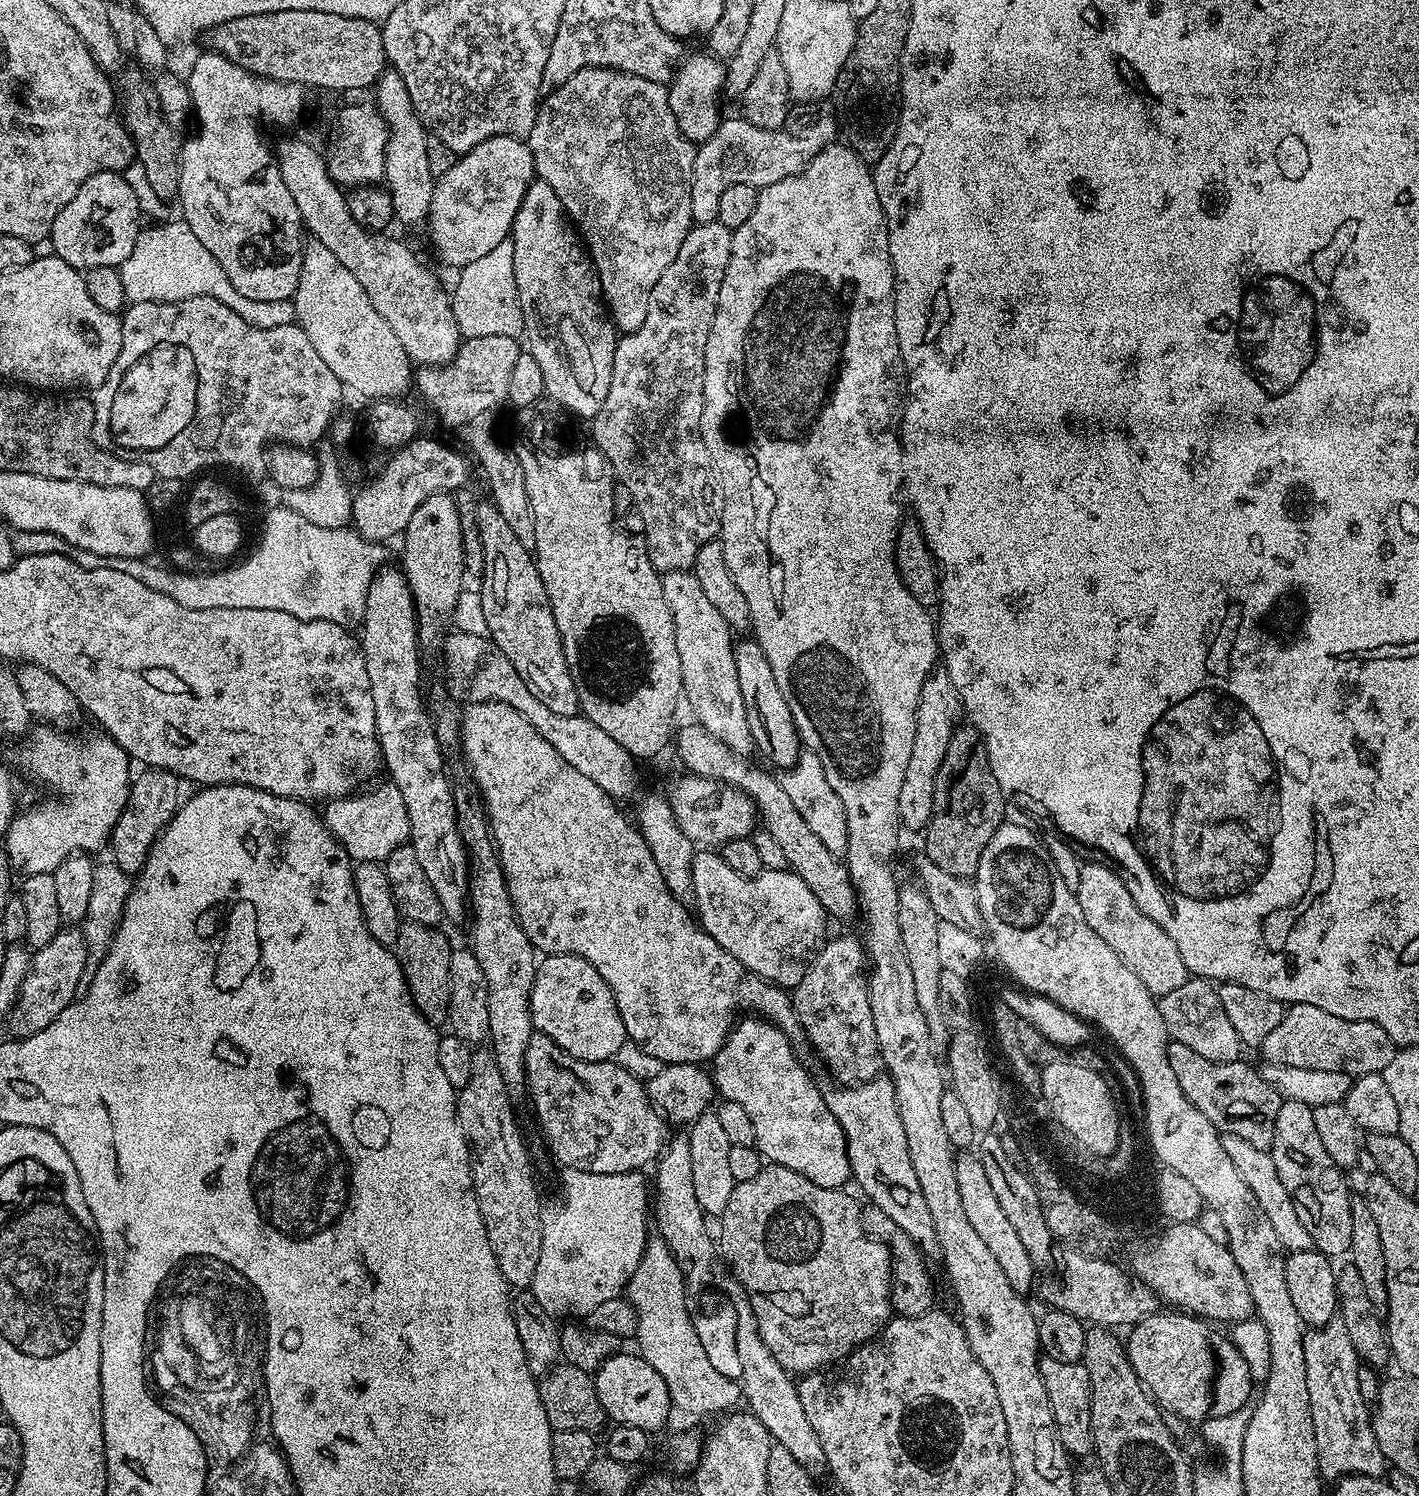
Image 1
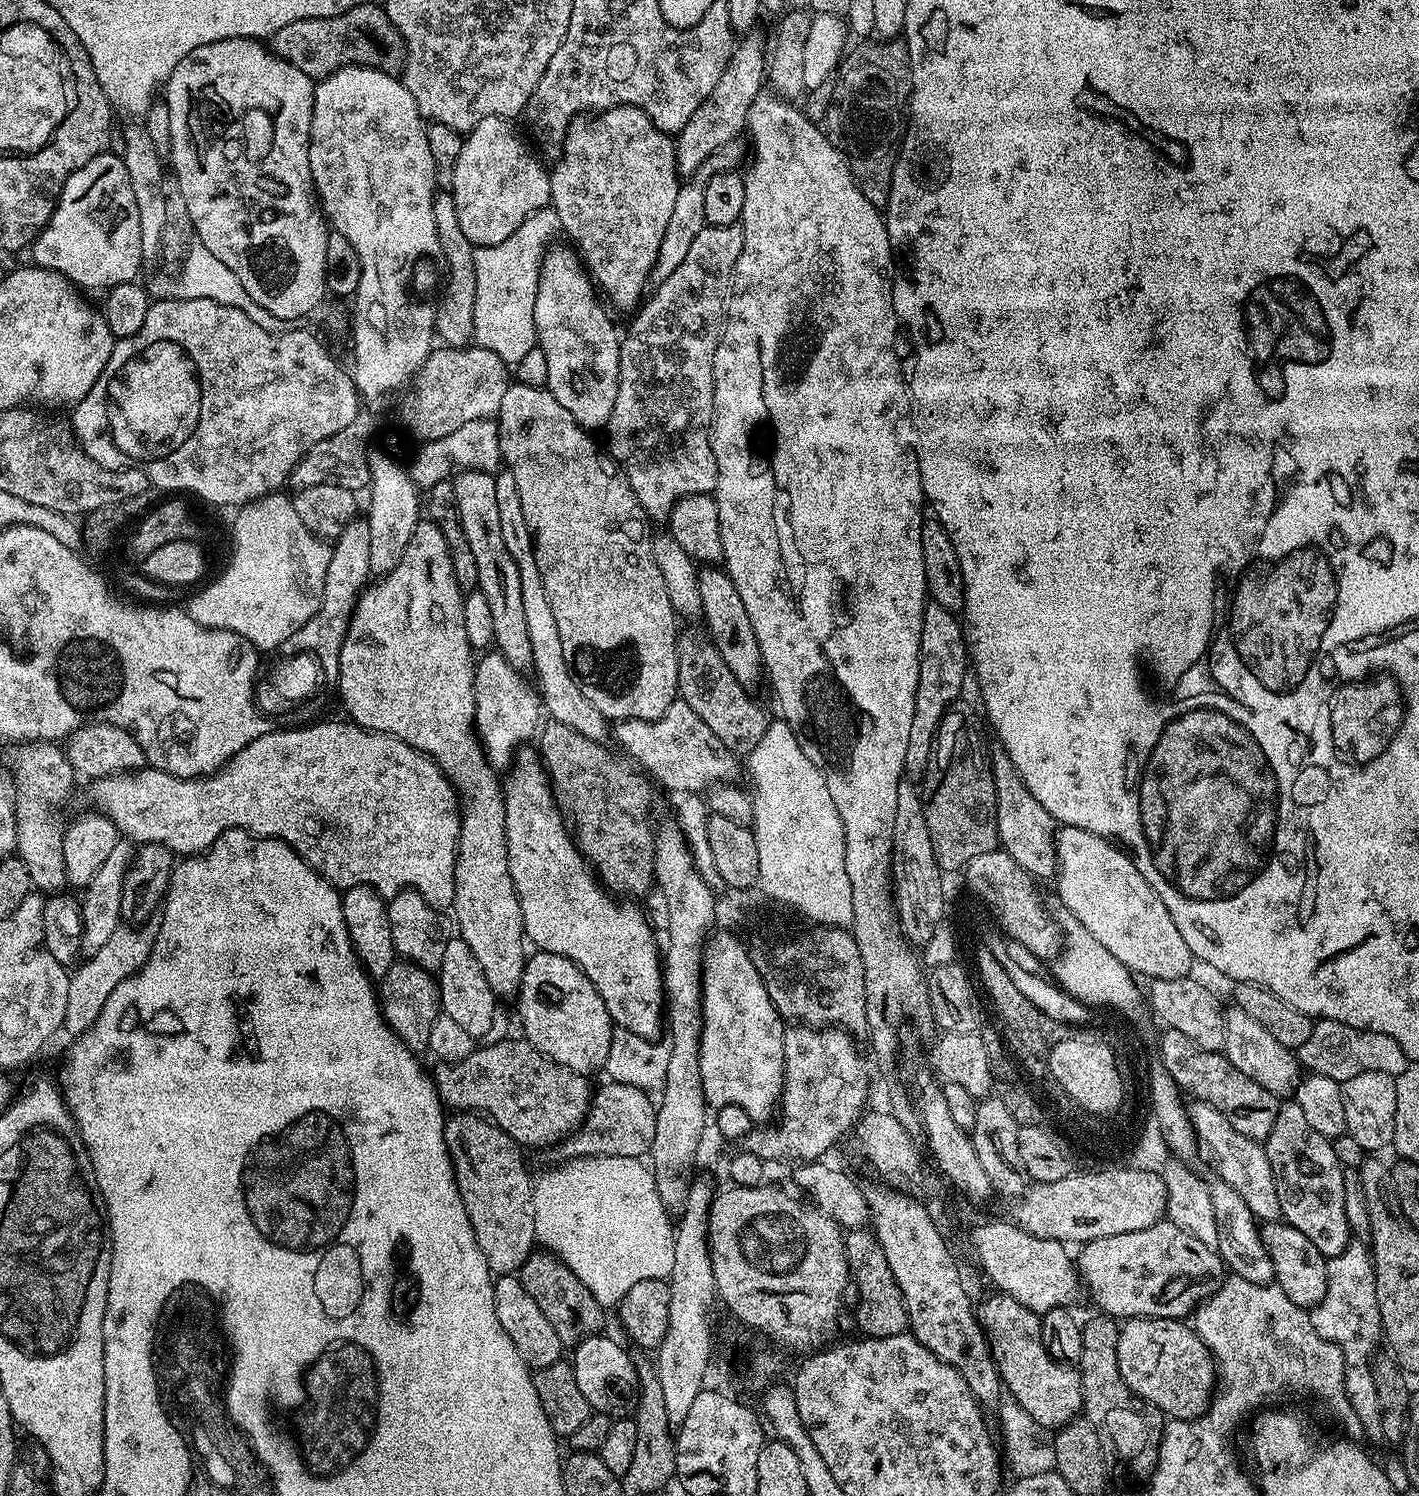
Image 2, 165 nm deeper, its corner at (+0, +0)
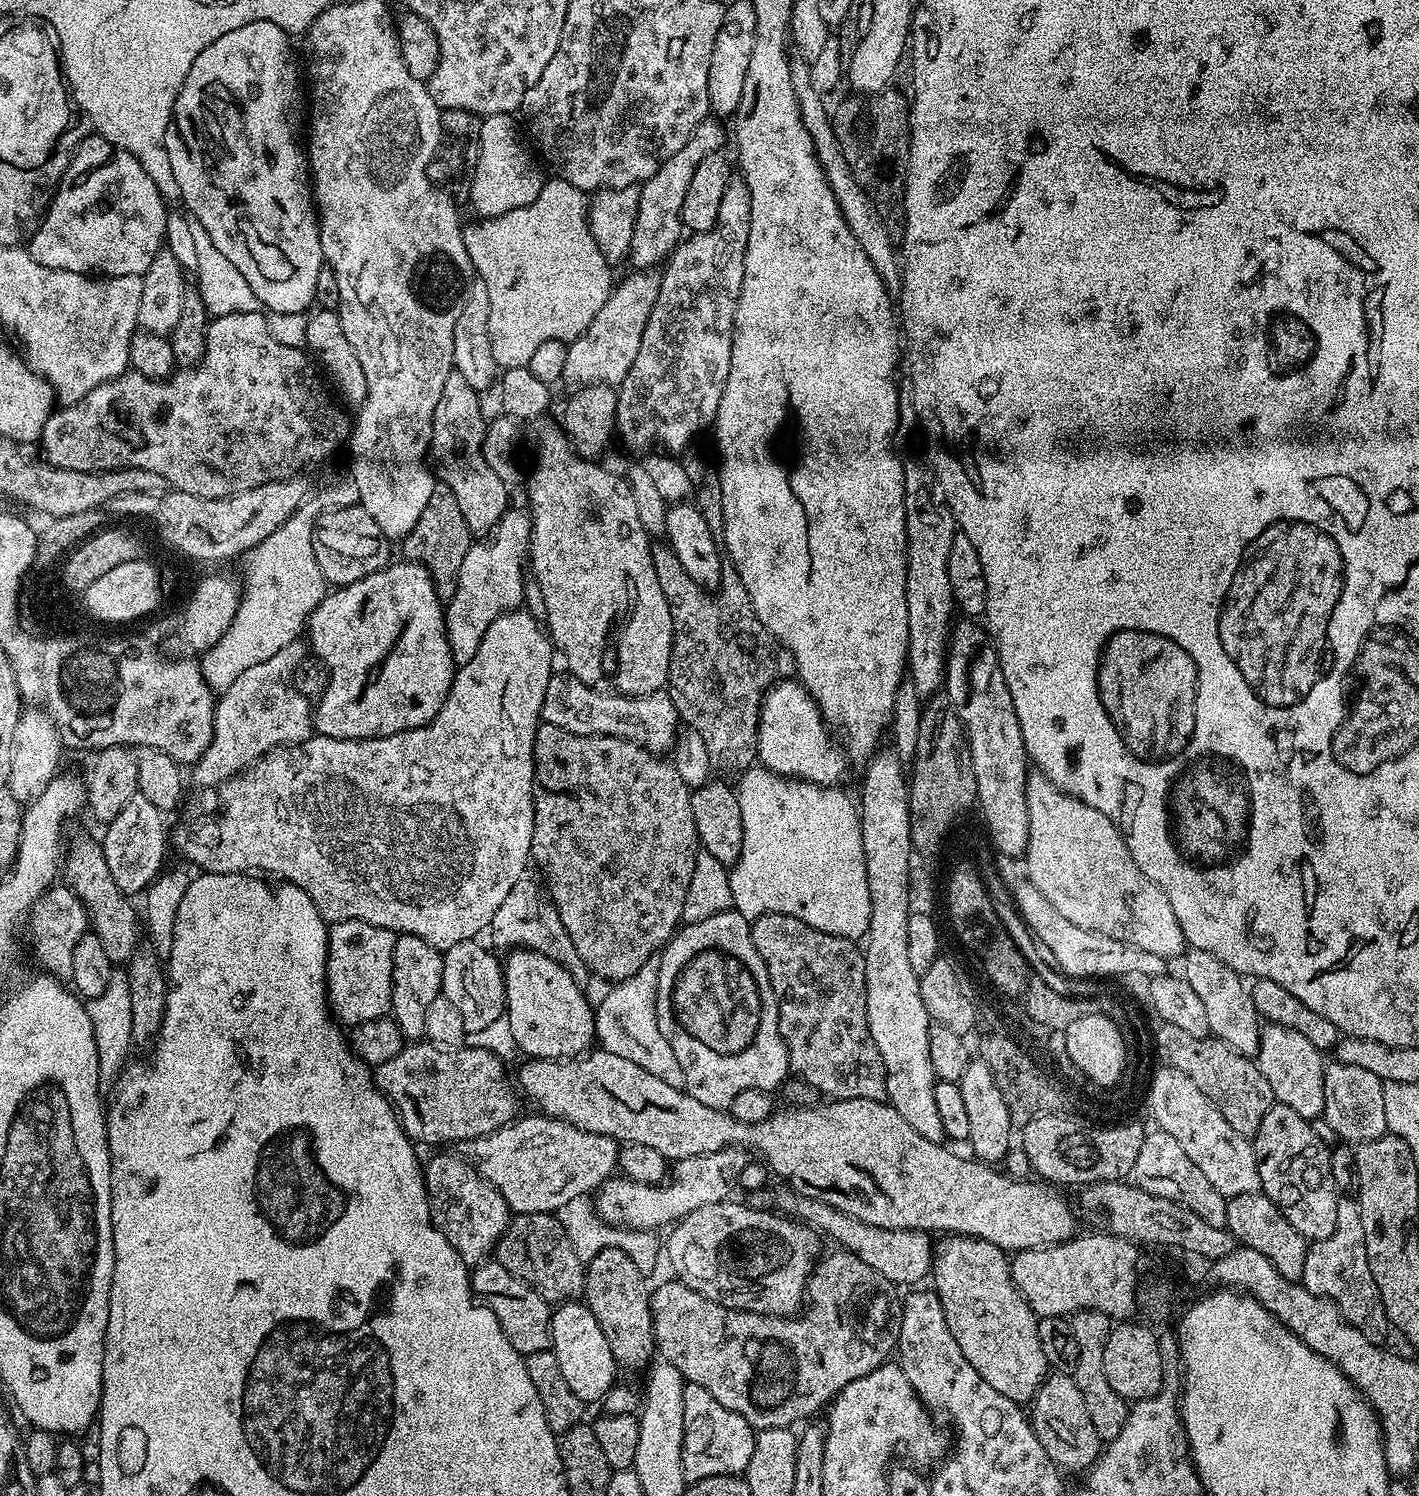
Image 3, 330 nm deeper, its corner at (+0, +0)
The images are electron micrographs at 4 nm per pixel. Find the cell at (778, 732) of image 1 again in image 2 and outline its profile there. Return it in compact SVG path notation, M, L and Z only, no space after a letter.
M704 566L697 571L698 594L702 594L702 621L706 635L713 646L722 654L722 662L730 666L730 672L742 687L751 689L752 684L759 682L765 675L764 659L758 646L758 638L754 634L754 626L750 626L750 614L746 610L742 598L738 595L738 586L729 578L727 571L720 566Z

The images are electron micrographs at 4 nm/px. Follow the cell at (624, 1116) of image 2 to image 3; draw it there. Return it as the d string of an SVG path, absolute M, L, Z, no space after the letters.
M521 1115L506 1127L466 1144L472 1167L498 1189L513 1213L556 1214L572 1199L595 1193L617 1171L621 1145L614 1137L582 1130L554 1116L531 1115Z

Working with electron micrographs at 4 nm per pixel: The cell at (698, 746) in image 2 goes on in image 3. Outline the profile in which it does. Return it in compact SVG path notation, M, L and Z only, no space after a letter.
M564 670L557 671L550 678L546 698L542 698L540 718L543 723L558 726L570 734L622 738L657 754L671 753L678 735L676 707L667 691L651 692L645 696L621 696L611 690L584 684Z

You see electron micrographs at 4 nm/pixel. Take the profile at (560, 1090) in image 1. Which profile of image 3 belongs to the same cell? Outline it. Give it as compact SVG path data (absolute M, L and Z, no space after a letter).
M412 1042L409 1043L398 1054L394 1054L394 1058L390 1058L390 1062L382 1062L374 1072L374 1079L376 1087L387 1098L396 1109L396 1117L400 1120L400 1125L404 1127L404 1133L412 1139L417 1145L423 1144L440 1144L436 1146L444 1146L447 1140L461 1140L467 1142L475 1140L477 1136L485 1136L491 1132L496 1132L499 1128L504 1128L511 1124L513 1120L517 1119L518 1111L516 1112L516 1096L518 1100L518 1092L512 1084L508 1081L508 1076L504 1073L504 1064L491 1052L488 1048L471 1048L465 1046L463 1048L437 1048L436 1045L427 1042Z

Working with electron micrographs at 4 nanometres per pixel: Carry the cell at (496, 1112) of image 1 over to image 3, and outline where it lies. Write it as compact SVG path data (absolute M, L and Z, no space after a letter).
M448 1150L437 1151L440 1153L429 1164L427 1161L423 1165L428 1199L438 1213L446 1239L452 1243L454 1250L458 1250L465 1264L475 1266L495 1253L496 1244L508 1225L510 1209L498 1189L484 1179L463 1155L451 1156L444 1151Z

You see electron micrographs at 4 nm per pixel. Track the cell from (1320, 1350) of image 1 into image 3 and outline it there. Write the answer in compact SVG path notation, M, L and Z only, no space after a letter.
M1344 1194L1338 1199L1338 1223L1330 1238L1309 1243L1302 1281L1306 1290L1315 1296L1326 1296L1334 1301L1350 1326L1362 1330L1370 1342L1383 1345L1390 1333L1386 1310L1378 1294L1378 1282L1370 1274L1370 1262L1366 1258L1366 1229L1362 1227L1362 1210L1359 1199Z

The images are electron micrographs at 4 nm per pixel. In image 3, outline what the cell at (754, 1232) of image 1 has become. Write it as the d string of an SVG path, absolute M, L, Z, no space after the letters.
M729 1198L686 1214L669 1232L672 1233L668 1236L668 1260L676 1271L675 1279L698 1290L707 1300L767 1316L796 1316L801 1311L808 1277L818 1263L816 1251L820 1248L817 1233L811 1227L775 1211L754 1208L748 1202L739 1204L736 1198Z

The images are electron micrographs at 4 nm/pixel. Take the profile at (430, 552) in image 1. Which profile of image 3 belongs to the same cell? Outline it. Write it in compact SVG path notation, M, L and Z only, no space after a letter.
M407 558L398 560L374 574L366 574L358 582L329 591L308 619L306 640L311 655L316 655L326 669L326 683L314 704L314 728L319 735L373 740L376 736L398 734L428 724L446 702L454 665L444 625L445 605L424 567Z

